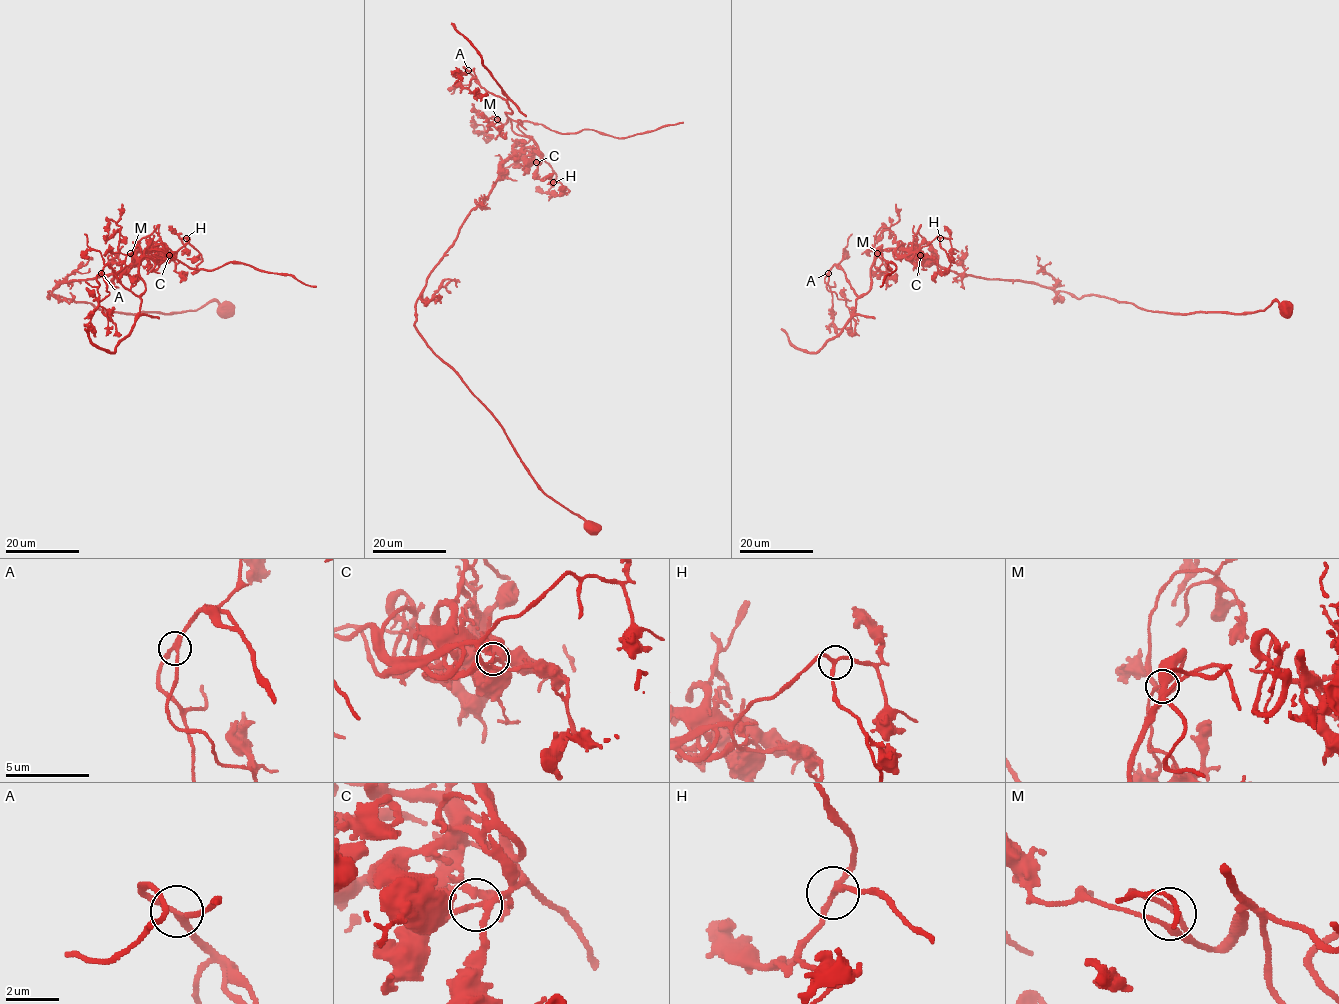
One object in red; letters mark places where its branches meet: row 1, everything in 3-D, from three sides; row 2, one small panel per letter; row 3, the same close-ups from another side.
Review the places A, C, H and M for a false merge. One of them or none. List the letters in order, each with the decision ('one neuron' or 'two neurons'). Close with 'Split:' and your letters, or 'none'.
A: one neuron
C: two neurons
H: one neuron
M: one neuron
Split: C

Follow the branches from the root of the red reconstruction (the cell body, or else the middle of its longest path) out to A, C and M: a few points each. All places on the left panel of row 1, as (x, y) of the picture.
A: (224, 308), (127, 314), (47, 297), (164, 248), (163, 259), (144, 249), (139, 296), (107, 265), (101, 273)
C: (224, 308), (210, 301), (194, 310), (127, 314), (47, 297), (61, 282), (117, 274), (146, 250), (169, 256)
M: (224, 308), (127, 314), (47, 297), (61, 282), (118, 273), (150, 244), (165, 257), (130, 253)

